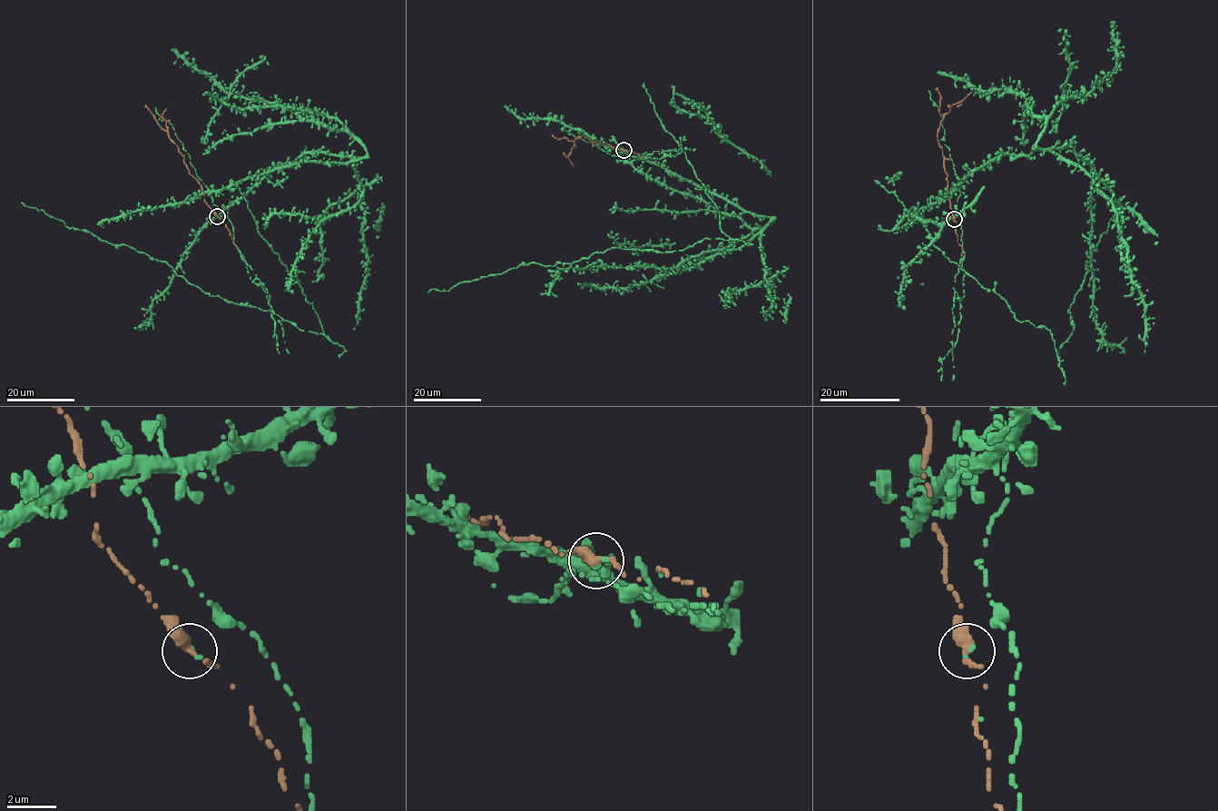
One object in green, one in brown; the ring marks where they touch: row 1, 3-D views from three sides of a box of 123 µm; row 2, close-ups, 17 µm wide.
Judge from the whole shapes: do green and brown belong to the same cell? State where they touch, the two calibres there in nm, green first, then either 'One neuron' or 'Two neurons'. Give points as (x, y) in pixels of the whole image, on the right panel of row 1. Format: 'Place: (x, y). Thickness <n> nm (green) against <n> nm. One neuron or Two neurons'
Place: (954, 219). Thickness 170 nm (green) against 320 nm. One neuron

